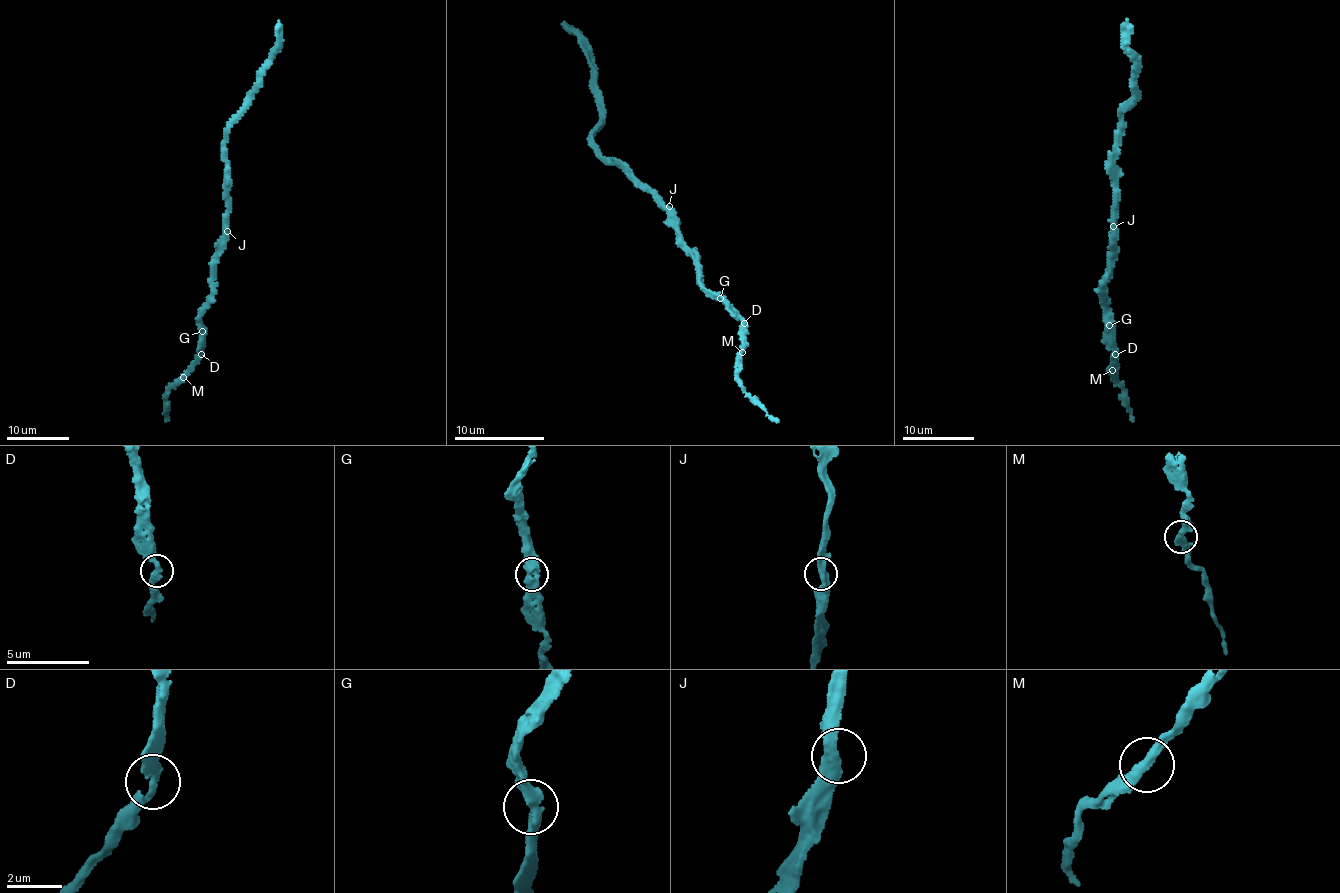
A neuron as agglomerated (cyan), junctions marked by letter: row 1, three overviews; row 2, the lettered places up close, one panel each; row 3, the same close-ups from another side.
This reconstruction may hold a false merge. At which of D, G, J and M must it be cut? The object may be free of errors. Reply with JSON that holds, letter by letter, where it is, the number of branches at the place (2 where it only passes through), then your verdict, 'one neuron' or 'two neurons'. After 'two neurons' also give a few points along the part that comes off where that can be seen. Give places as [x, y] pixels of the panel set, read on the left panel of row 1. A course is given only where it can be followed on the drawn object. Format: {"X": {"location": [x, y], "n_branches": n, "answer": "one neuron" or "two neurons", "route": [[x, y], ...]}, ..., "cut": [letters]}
{"D": {"location": [201, 354], "n_branches": 2, "answer": "one neuron"}, "G": {"location": [202, 331], "n_branches": 2, "answer": "one neuron"}, "J": {"location": [227, 231], "n_branches": 2, "answer": "one neuron"}, "M": {"location": [183, 377], "n_branches": 2, "answer": "one neuron"}, "cut": []}

